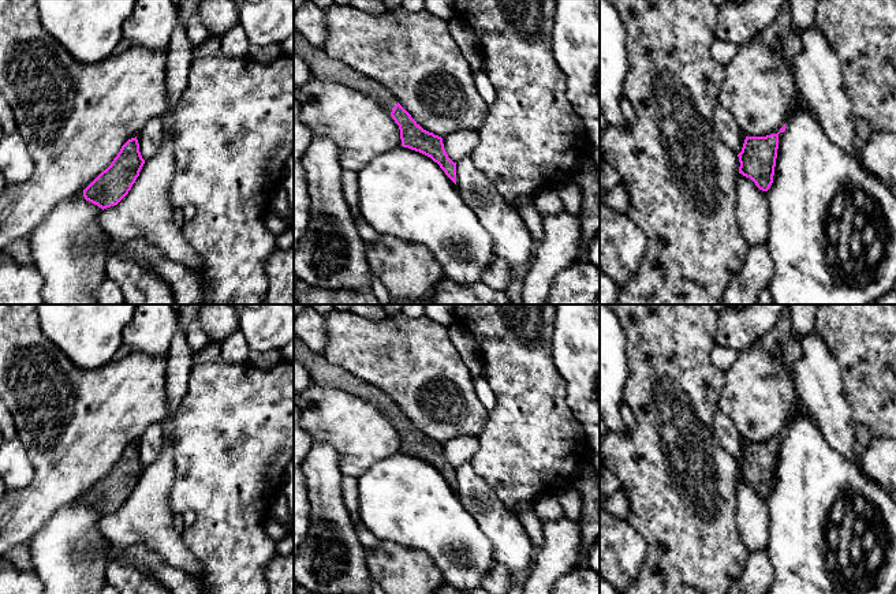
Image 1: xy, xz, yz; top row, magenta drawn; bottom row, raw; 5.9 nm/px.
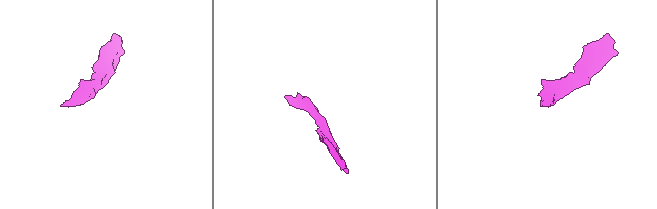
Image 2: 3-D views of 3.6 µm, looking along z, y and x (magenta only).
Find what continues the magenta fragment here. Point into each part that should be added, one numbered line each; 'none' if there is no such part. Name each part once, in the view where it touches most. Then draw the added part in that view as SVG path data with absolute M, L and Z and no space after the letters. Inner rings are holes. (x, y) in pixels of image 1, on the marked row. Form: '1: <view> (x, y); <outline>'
1: xz (323, 67); M294 27L294 53L299 55L309 66L313 78L328 83L339 83L362 94L374 97L389 113L397 104L396 97L378 82L352 70L344 63L329 57L322 46L305 41Z

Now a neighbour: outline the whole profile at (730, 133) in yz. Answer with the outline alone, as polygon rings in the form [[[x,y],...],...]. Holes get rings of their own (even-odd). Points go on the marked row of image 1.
[[[718,107],[714,111],[714,123],[721,142],[739,154],[746,135],[735,117],[727,109]]]

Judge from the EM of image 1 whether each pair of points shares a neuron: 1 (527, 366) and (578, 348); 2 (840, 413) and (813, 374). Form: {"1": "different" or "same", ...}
{"1": "different", "2": "same"}

